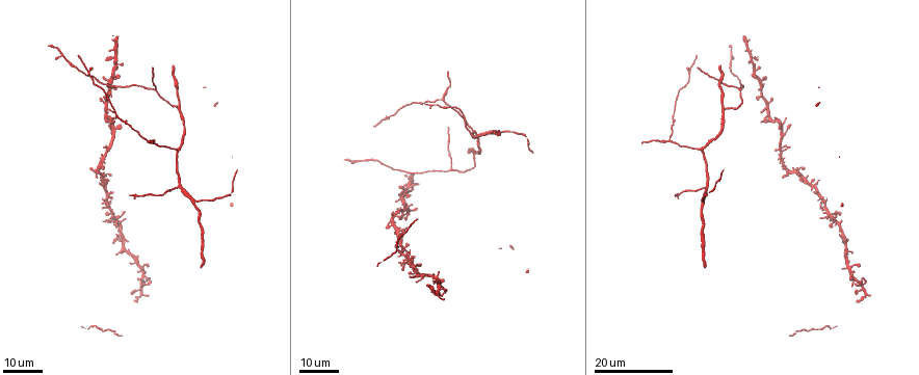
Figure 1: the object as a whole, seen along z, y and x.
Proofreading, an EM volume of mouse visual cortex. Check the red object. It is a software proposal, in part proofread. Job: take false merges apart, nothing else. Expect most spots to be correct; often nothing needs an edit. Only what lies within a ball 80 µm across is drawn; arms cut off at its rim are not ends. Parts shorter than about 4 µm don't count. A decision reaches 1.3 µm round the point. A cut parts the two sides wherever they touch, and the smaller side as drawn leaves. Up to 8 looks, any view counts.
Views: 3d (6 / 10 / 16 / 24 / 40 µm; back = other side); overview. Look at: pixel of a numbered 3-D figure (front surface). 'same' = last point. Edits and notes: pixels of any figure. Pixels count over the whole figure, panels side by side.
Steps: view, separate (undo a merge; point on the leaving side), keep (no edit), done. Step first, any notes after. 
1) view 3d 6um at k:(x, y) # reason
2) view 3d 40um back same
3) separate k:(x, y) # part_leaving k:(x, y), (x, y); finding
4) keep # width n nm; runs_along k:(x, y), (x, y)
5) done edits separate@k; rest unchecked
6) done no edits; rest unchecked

view 3d 24um at 1:(177, 185) # three arms meet

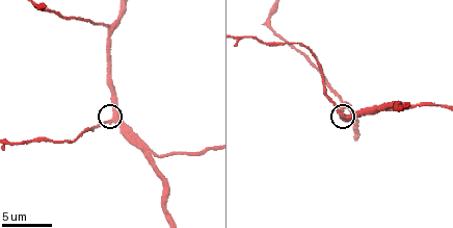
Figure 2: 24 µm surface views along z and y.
view 3d 6um at 2:(111, 121) # zoom in

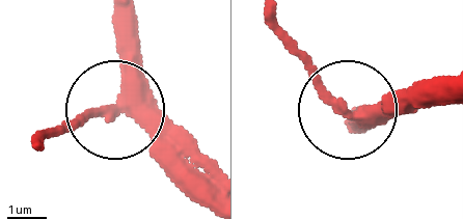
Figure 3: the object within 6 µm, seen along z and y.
keep # arms 3; runs_along 3:(119, 14), (116, 110), (33, 133); one neuron here

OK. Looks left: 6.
view 3d 6um at 2:(111, 31)

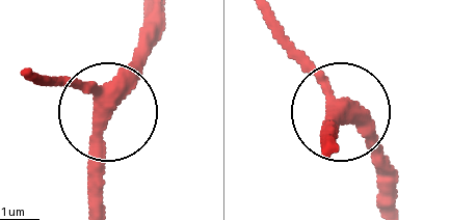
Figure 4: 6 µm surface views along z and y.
keep # runs_along 4:(395, 198), (375, 139), (269, 33); all the same neuron

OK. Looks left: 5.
view 3d 10um at 2:(266, 19) # branch point

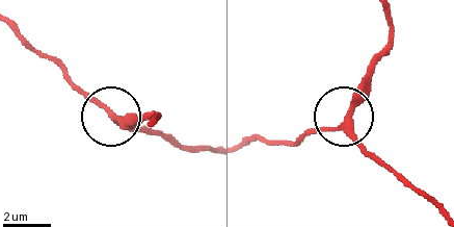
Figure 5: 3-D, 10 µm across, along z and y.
keep # width 250 nm; runs_along 5:(437, 208), (396, 178), (348, 124), (352, 95), (382, 54); continuous, no second neuron

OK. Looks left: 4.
view 3d 16um at 1:(724, 110) # two arms in line, one across

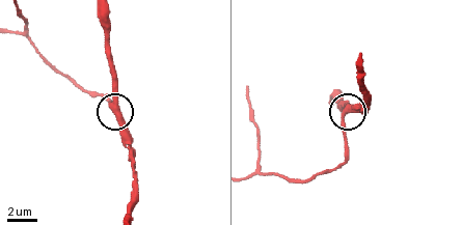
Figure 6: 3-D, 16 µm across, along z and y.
view 3d 6um at 6:(116, 104) # zoom in

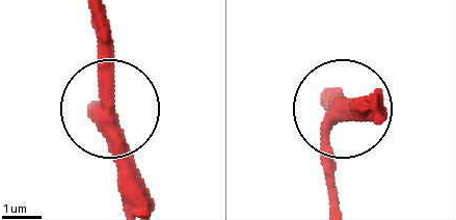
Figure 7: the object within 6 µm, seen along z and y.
keep # arms 3; continuous, no second neuron

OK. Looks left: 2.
done no edits; rest unchecked

